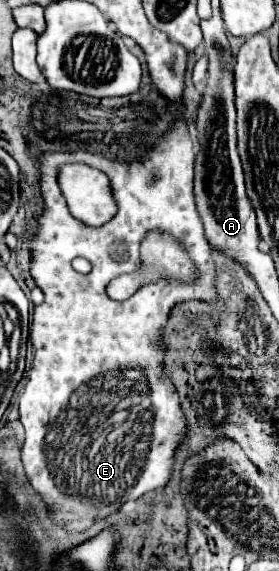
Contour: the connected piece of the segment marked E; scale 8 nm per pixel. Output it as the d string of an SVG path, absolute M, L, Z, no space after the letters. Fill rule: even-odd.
M179 121L157 145L155 153L149 153L145 161L125 165L109 161L101 155L91 153L47 153L41 165L41 191L45 199L45 211L39 219L39 229L29 243L31 253L31 277L37 287L45 293L45 301L33 309L33 321L29 327L31 345L35 349L33 369L29 381L19 399L21 423L25 427L23 443L23 465L25 473L53 507L55 521L61 521L71 531L87 529L95 517L115 513L125 501L141 497L145 491L165 487L173 469L173 451L185 433L185 417L179 409L175 387L163 377L163 353L153 347L159 341L161 329L167 323L169 309L175 303L189 299L215 301L215 265L211 259L209 243L203 235L203 223L197 215L193 199L193 171L195 151L187 127ZM65 163L89 163L105 175L109 175L113 195L117 197L117 215L111 223L101 227L85 227L69 215L69 207L61 189L57 187L57 167ZM149 231L169 231L197 263L197 283L149 283L141 287L127 301L113 301L107 297L107 283L123 273L137 271L141 267L139 247L141 239ZM75 257L85 257L93 269L87 275L77 273L71 267Z

